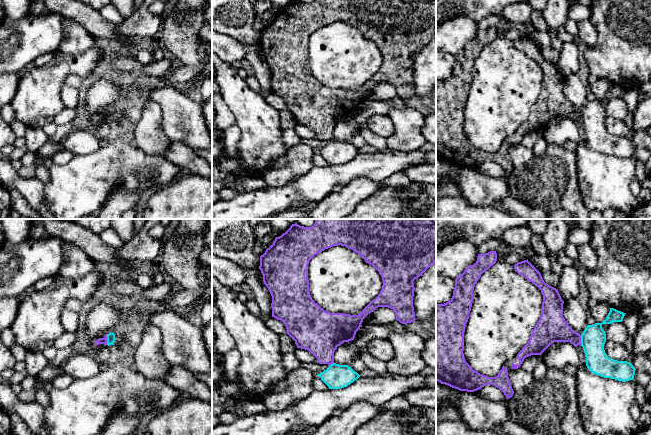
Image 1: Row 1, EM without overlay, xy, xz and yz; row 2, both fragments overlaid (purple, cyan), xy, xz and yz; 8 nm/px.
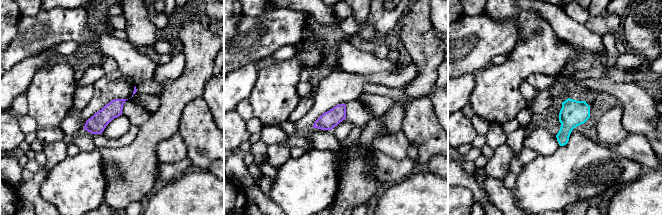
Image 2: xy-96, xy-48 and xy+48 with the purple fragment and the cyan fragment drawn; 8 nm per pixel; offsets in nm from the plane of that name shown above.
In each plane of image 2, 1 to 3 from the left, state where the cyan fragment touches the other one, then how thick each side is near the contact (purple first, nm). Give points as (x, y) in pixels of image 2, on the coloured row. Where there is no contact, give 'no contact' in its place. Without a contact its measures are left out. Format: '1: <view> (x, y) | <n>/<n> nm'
1: no contact
2: no contact
3: no contact

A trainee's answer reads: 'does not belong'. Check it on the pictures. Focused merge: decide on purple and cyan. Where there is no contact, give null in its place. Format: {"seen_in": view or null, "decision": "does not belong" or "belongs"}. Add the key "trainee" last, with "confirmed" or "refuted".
{"seen_in": "xy", "decision": "does not belong", "trainee": "confirmed"}

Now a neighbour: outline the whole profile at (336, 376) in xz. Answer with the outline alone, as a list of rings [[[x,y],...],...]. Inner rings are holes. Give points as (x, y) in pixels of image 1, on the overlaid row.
[[[336,363],[329,365],[329,367],[318,374],[318,376],[329,389],[347,387],[360,377],[360,375],[348,365],[339,365]]]

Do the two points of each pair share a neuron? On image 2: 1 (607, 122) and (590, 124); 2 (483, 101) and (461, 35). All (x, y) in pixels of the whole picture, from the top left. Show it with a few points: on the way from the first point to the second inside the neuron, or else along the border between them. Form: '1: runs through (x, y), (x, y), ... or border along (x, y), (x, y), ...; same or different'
1: border along (597, 120), (596, 135), (603, 144); different
2: border along (489, 63), (474, 73); different

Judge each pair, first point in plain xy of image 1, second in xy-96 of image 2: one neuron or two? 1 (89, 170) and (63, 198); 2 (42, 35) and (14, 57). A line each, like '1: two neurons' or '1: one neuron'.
1: one neuron
2: one neuron

